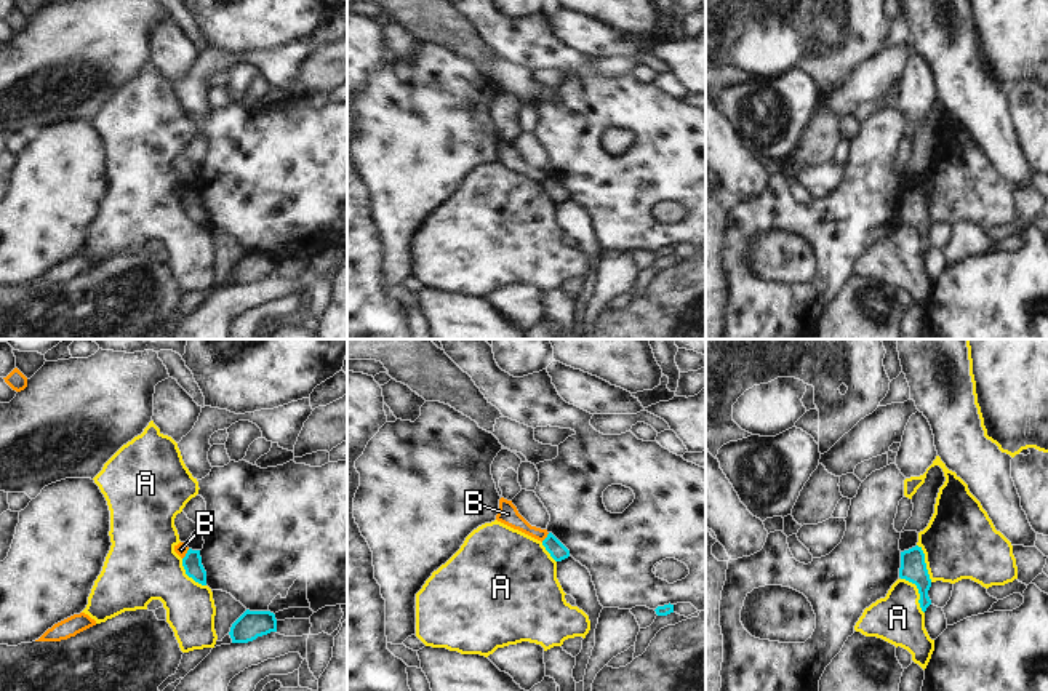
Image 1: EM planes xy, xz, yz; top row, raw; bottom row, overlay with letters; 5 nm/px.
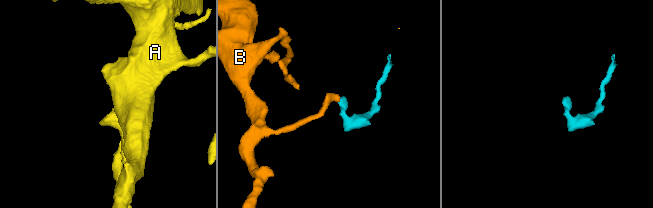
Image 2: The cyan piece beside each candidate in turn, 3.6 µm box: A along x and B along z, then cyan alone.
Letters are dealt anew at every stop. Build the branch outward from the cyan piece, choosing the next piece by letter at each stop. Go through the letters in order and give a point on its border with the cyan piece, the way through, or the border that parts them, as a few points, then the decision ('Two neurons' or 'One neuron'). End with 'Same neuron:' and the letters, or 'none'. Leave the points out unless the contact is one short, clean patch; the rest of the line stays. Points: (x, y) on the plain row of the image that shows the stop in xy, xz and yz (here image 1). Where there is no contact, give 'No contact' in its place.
A: Touches cyan at yz (919, 234). Two neurons
B: Touches cyan at xy (186, 195). Boundary: xy (189, 191), (183, 200). Two neurons
Same neuron: none.

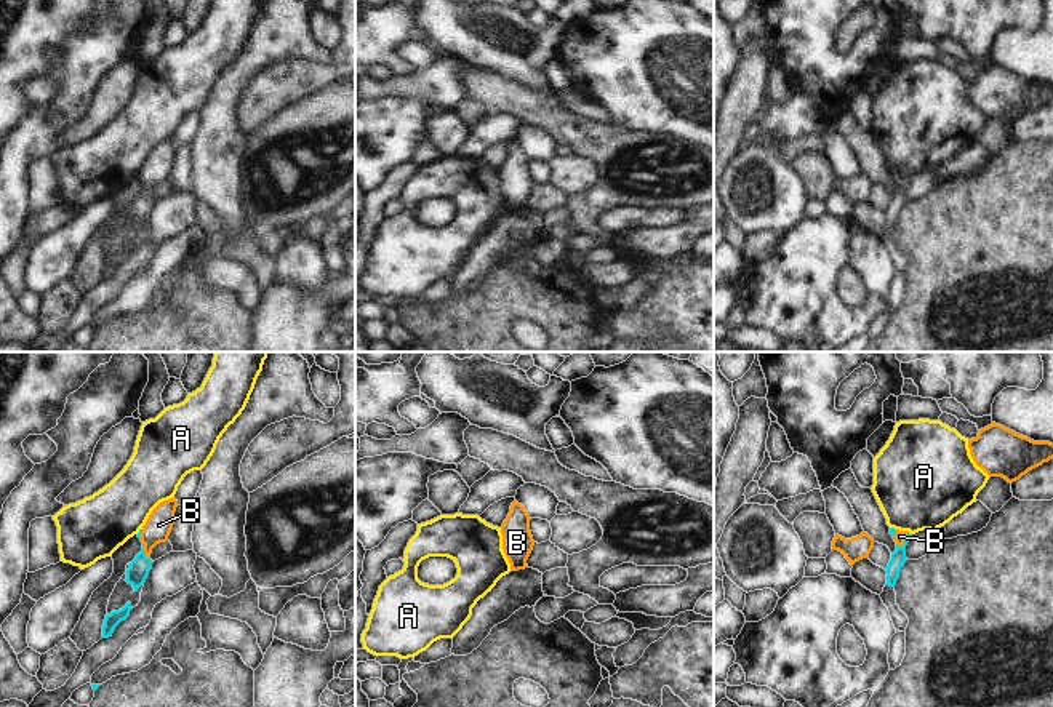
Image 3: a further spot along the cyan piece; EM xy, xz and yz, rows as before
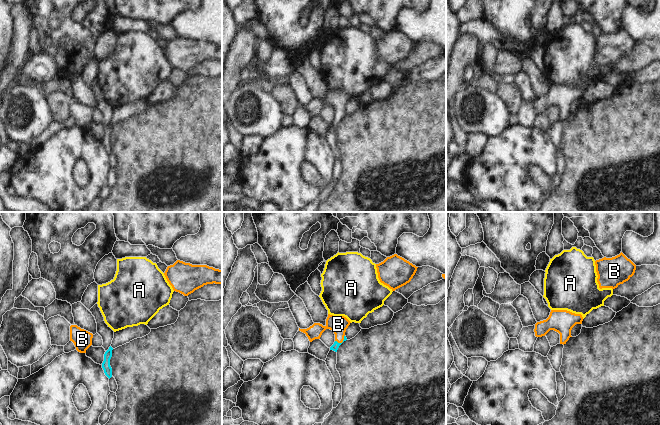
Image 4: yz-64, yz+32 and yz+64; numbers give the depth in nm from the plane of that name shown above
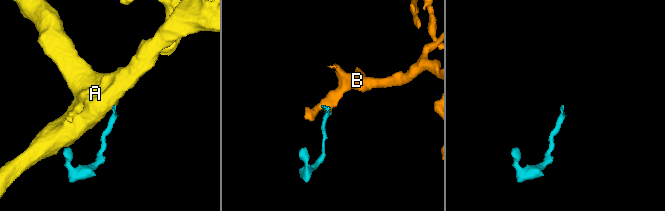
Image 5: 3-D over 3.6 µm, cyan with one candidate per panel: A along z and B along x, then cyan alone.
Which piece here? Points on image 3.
A: Touches cyan at xy (140, 173). Boundary: xy (141, 170), (136, 175). Two neurons
B: Touches cyan at yz (904, 183). Path across: yz (898, 199), (904, 183), (900, 178). One neuron
Same neuron: B.

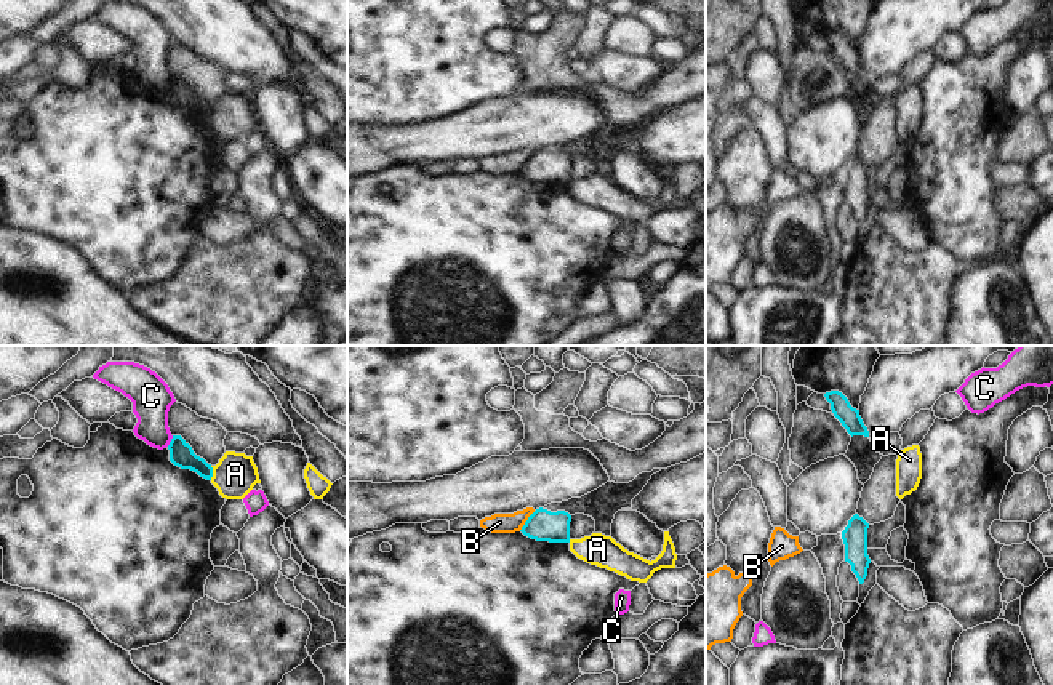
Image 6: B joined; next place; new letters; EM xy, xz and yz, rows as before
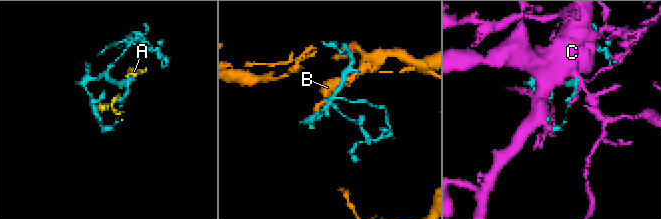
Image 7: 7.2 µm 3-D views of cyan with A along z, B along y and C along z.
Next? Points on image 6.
A: Touches cyan at xy (212, 114). Boundary: xy (210, 108), (212, 120). Two neurons
B: Touches cyan at xz (527, 162). Boundary: xz (535, 152), (519, 172). Two neurons
C: Touches cyan at xy (172, 82). Two neurons
Same neuron: none.

